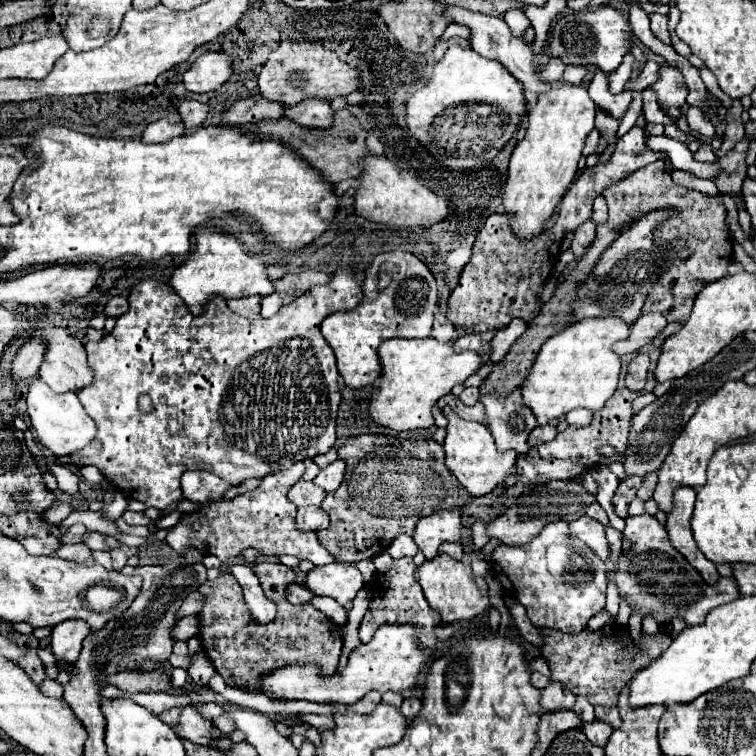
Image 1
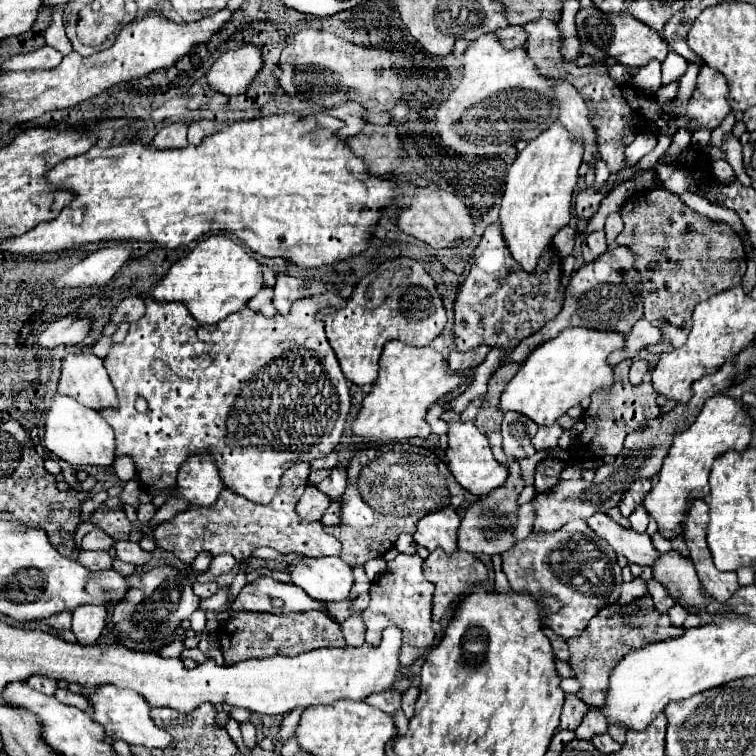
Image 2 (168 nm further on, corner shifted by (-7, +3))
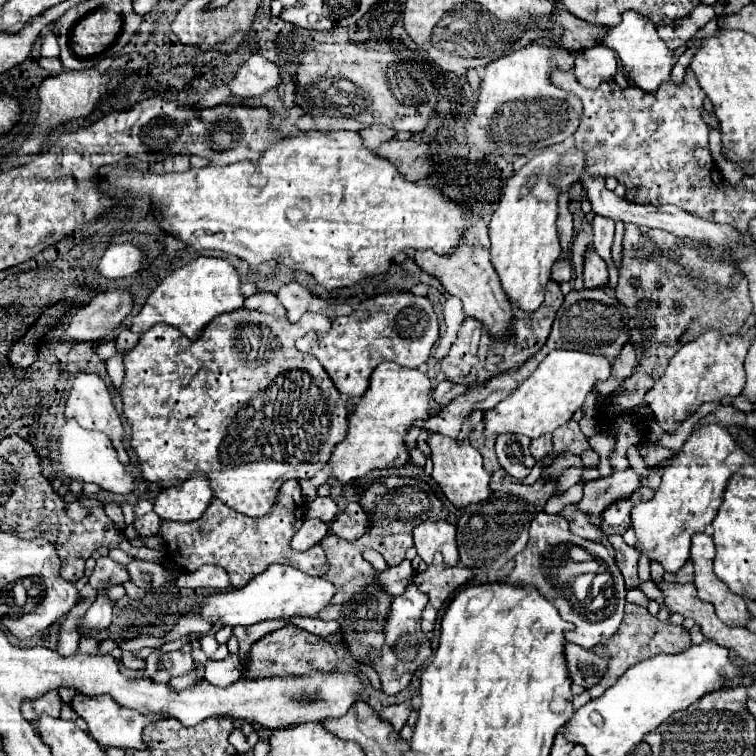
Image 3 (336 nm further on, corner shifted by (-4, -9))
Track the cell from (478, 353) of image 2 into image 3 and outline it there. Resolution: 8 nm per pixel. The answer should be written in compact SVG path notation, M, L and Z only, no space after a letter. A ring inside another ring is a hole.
M441 380L437 386L435 386L435 392L433 392L433 398L441 404L441 406L447 406L453 398L465 394L467 388L463 384L453 384L451 380Z

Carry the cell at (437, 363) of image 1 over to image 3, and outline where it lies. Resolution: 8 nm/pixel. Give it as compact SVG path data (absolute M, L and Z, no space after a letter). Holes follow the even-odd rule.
M381 362L373 370L369 388L349 420L349 432L345 440L333 448L333 456L329 460L333 476L341 482L353 482L373 468L405 464L411 458L405 436L415 420L425 420L431 416L431 392L429 376L425 372L401 368L393 362Z

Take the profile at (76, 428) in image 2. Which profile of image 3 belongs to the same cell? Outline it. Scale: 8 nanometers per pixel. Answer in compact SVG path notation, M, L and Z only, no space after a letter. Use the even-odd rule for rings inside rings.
M65 420L63 428L59 430L57 444L59 444L59 458L53 460L53 468L59 476L81 482L95 482L103 490L117 494L133 492L133 476L129 474L129 470L125 470L125 466L121 466L121 462L117 460L117 452L105 434L85 430L75 420Z

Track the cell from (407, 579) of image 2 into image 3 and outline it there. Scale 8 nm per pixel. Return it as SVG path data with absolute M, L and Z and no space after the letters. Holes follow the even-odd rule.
M415 580L407 584L401 596L391 598L389 616L385 620L385 644L381 646L379 652L377 650L369 652L369 656L373 658L373 668L381 678L381 686L385 694L401 692L411 682L415 670L423 666L425 660L433 654L427 636L421 632L421 612L427 606L427 600L429 596L425 596L425 592L419 592Z

